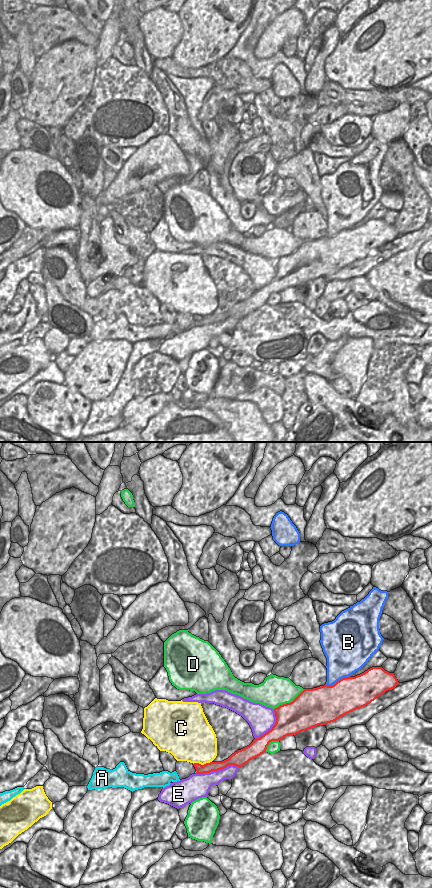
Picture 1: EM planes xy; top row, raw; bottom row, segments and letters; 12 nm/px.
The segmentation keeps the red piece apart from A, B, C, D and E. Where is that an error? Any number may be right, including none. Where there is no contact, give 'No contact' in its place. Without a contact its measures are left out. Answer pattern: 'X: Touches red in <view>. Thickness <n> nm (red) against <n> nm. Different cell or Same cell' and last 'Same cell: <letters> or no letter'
A: Touches red in xy. Thickness 120 nm (red) against 20 nm. Same cell
B: Touches red in xy. Thickness 400 nm (red) against 380 nm. Different cell
C: Touches red in xy. Thickness 120 nm (red) against 440 nm. Different cell
D: Touches red in xy. Thickness 440 nm (red) against 360 nm. Different cell
E: Touches red in xy. Thickness 140 nm (red) against 240 nm. Different cell
Same cell: A.

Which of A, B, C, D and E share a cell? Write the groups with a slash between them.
A / B / C / D / E

